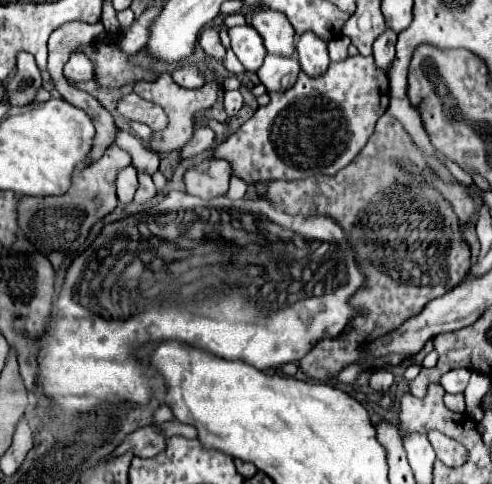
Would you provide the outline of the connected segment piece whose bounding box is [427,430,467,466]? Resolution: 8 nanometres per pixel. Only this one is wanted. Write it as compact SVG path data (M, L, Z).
M427 432L427 438L429 442L433 444L433 448L437 450L437 458L447 464L447 466L461 466L465 460L467 460L467 450L457 444L455 440L447 438L443 432Z

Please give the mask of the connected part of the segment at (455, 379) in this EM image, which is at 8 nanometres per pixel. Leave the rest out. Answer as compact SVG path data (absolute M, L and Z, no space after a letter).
M459 368L459 370L449 370L443 380L441 380L441 386L449 392L449 394L461 394L467 384L469 384L469 378L471 378L471 372L467 368Z

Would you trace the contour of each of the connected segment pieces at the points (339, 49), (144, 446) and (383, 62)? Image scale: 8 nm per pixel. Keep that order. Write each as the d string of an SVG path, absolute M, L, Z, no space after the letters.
M339 36L339 38L333 38L331 42L329 42L329 56L331 56L331 60L335 62L335 60L345 60L347 58L347 46L349 46L351 42L347 40L347 36Z
M145 426L131 432L109 458L123 456L125 452L133 452L133 456L139 456L139 458L151 458L163 452L163 448L165 448L163 432L157 426Z
M387 28L383 34L377 36L377 40L373 42L373 56L375 56L375 64L379 64L379 68L387 70L395 58L395 42L397 42L397 32L393 32L391 28Z

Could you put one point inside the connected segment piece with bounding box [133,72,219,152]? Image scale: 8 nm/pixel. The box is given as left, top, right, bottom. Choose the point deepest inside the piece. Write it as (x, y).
(180, 106)

